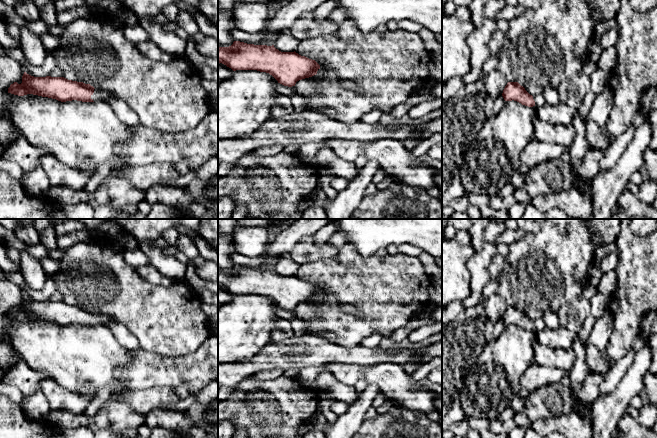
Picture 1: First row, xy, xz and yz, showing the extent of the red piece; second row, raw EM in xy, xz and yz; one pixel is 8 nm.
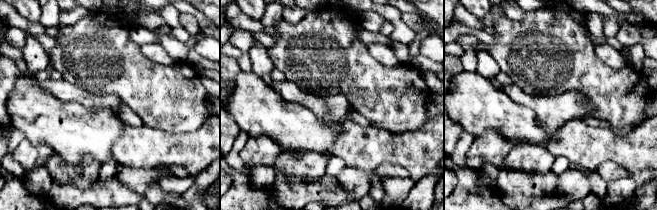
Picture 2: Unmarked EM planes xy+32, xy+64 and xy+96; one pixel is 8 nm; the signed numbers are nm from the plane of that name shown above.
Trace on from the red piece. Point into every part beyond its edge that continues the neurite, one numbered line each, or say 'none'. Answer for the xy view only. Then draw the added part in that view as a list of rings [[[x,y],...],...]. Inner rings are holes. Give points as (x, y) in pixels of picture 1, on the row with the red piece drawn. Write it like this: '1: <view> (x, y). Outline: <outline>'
1: xy (99, 95). Outline: [[[94,89],[94,93],[91,95],[91,99],[94,101],[94,102],[101,102],[101,101],[104,101],[104,102],[109,102],[110,103],[110,100],[113,98],[114,96],[104,90],[101,90],[101,89]]]

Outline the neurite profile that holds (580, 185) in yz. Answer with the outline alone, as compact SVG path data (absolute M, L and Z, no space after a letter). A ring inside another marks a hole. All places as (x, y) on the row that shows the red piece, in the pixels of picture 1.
M574 179L574 188L578 190L585 198L591 199L590 189L583 180Z

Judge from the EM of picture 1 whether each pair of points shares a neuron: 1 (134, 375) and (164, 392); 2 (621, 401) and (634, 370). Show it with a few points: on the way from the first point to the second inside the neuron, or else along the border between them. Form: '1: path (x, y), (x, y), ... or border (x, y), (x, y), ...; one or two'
1: border (174, 387), (150, 386), (131, 390); two
2: path (623, 393), (632, 384), (634, 378); one

